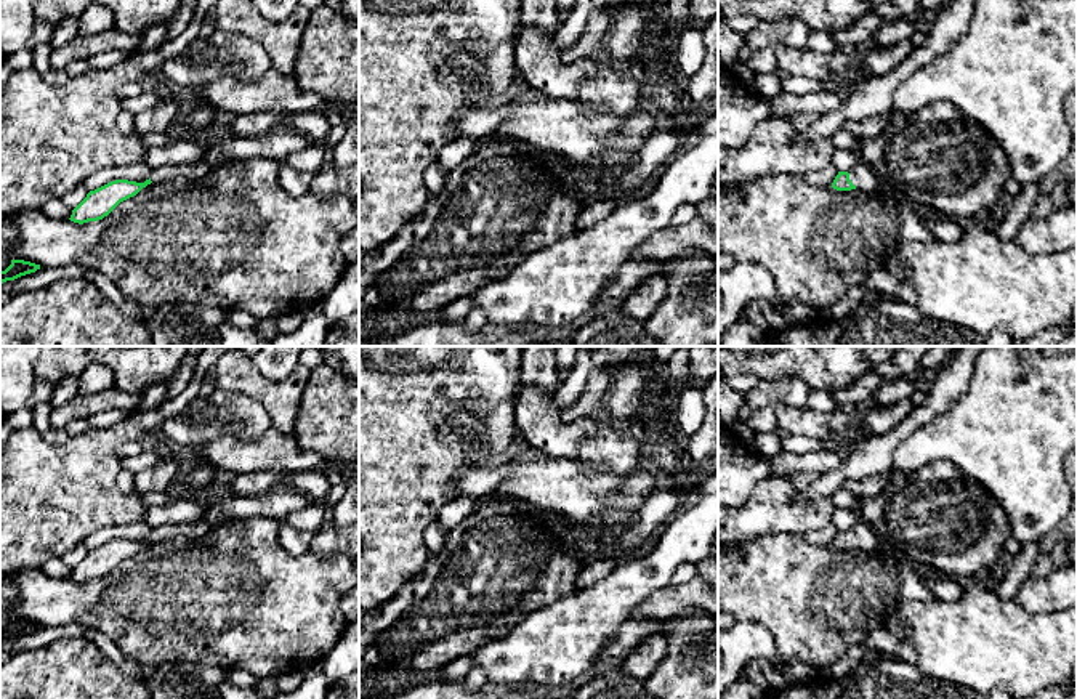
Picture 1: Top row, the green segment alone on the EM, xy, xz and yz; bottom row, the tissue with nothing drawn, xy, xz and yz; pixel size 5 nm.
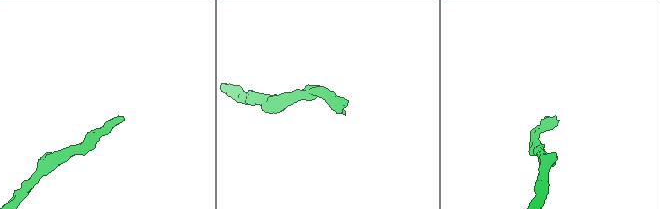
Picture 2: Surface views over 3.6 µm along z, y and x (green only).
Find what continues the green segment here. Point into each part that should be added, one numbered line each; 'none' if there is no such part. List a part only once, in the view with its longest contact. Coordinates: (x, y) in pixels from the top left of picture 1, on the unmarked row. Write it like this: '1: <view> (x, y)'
1: yz (861, 534)

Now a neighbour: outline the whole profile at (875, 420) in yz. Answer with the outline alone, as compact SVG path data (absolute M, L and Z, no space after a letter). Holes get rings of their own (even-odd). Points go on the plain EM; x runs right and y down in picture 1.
M902 399L891 406L872 404L864 414L854 431L857 434L878 436L891 431L901 422L904 422L909 414L915 409L910 399Z

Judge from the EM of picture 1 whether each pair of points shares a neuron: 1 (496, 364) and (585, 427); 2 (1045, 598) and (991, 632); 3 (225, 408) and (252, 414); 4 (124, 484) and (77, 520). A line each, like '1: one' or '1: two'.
1: two
2: two
3: one
4: two

